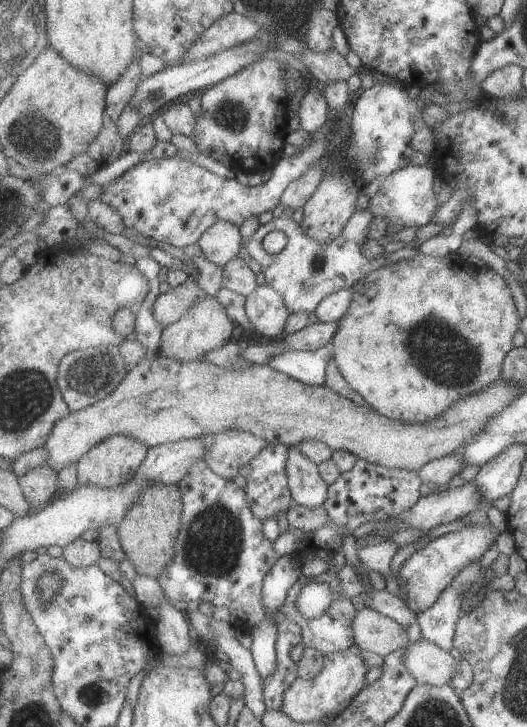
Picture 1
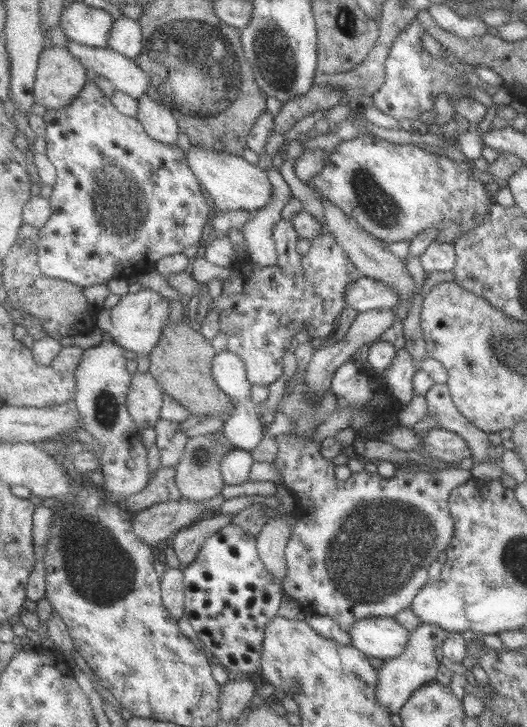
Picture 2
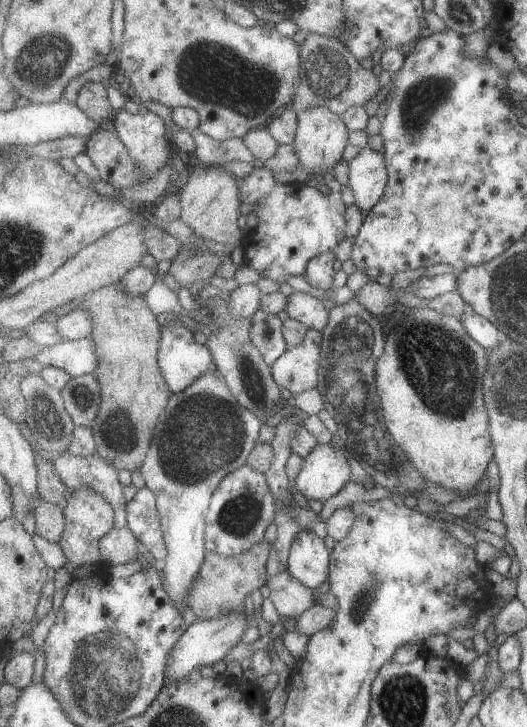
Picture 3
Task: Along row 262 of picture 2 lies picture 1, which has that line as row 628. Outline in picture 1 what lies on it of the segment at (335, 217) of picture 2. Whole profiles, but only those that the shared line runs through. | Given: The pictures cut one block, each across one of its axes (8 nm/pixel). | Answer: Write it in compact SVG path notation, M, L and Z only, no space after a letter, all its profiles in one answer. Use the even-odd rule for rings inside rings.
M367 606L357 611L354 633L357 646L383 658L399 649L407 649L411 644L405 626Z

